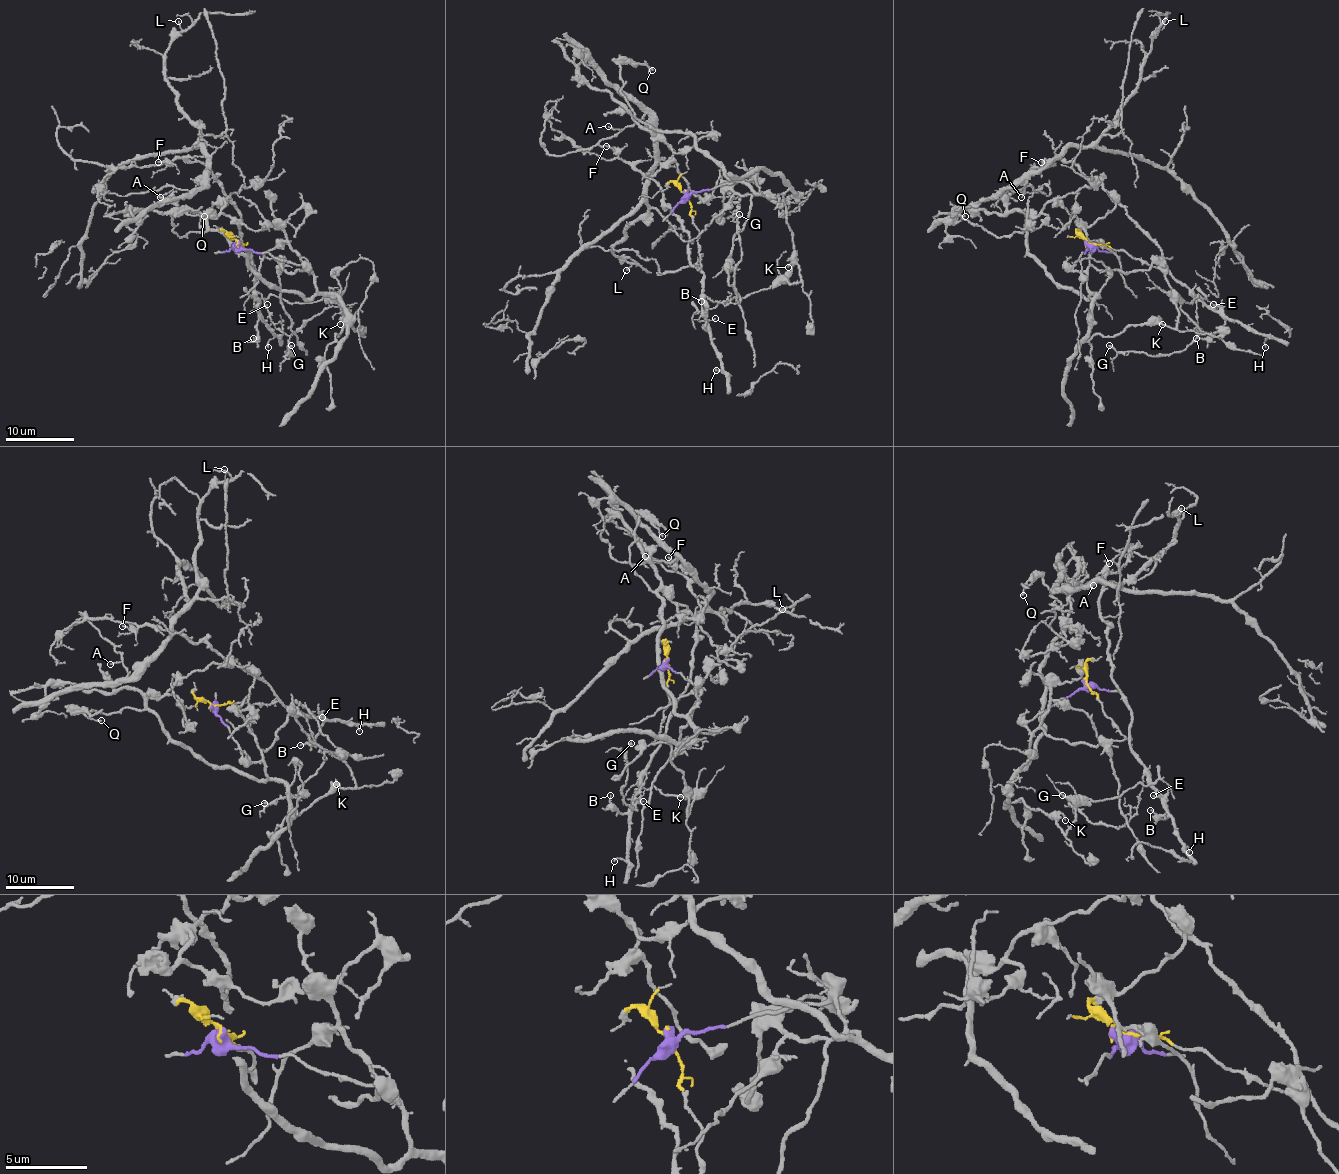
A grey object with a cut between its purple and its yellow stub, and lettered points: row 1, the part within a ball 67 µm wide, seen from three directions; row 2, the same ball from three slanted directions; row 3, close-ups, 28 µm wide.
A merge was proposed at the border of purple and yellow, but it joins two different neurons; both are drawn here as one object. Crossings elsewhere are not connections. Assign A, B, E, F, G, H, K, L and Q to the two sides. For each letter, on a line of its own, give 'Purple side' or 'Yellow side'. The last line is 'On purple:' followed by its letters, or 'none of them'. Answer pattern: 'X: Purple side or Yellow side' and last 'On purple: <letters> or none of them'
A: Purple side
B: Yellow side
E: Yellow side
F: Yellow side
G: Yellow side
H: Yellow side
K: Purple side
L: Purple side
Q: Purple side
On purple: A, K, L, Q

